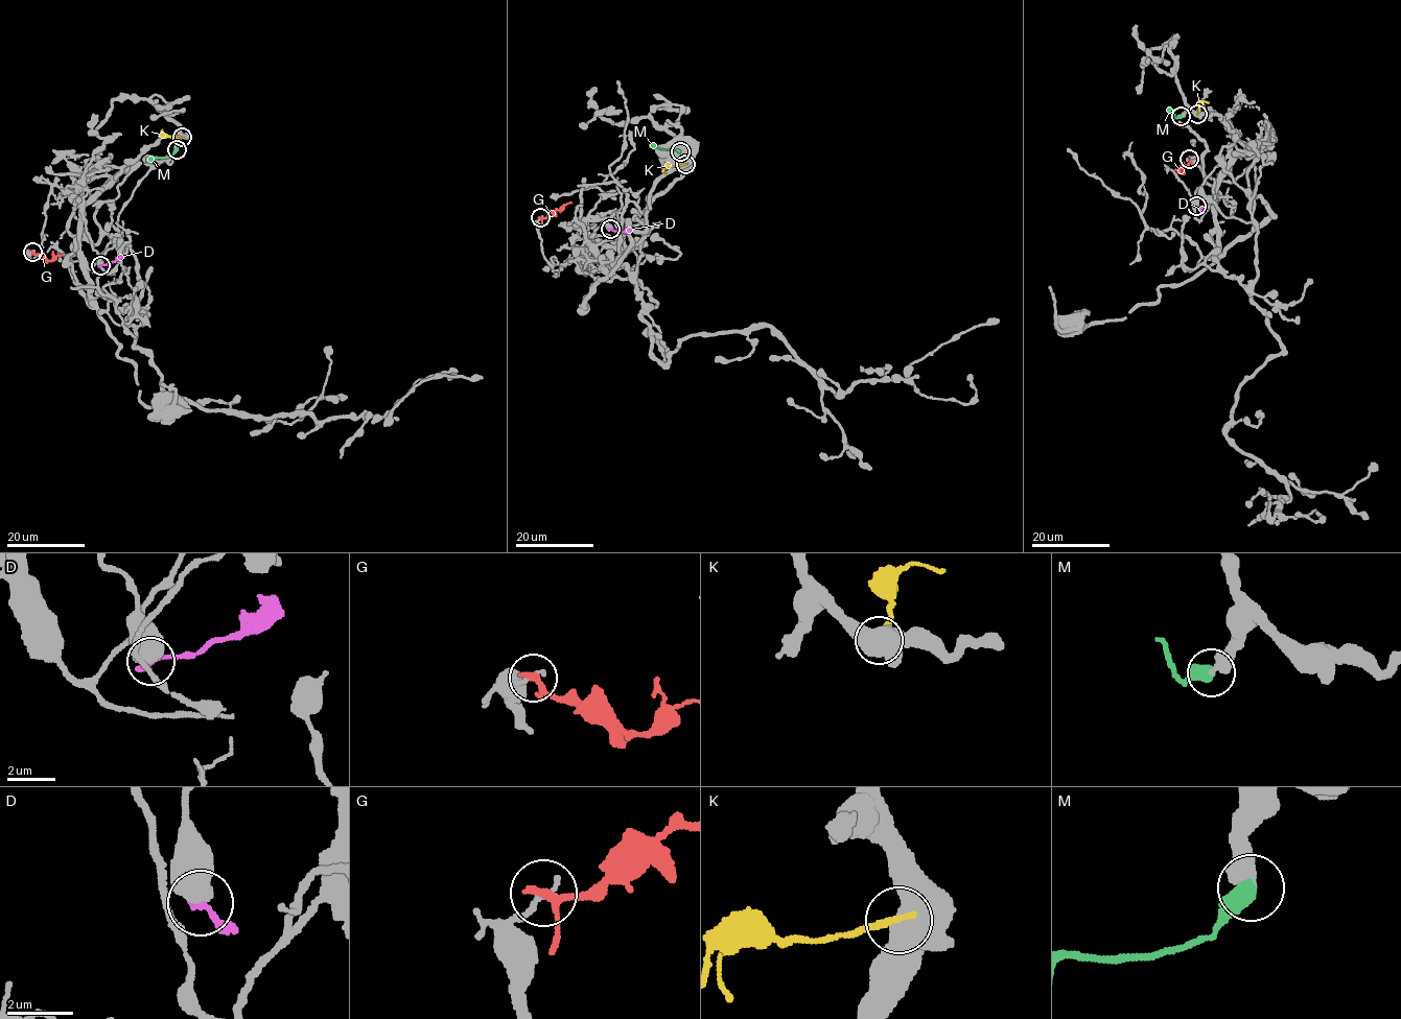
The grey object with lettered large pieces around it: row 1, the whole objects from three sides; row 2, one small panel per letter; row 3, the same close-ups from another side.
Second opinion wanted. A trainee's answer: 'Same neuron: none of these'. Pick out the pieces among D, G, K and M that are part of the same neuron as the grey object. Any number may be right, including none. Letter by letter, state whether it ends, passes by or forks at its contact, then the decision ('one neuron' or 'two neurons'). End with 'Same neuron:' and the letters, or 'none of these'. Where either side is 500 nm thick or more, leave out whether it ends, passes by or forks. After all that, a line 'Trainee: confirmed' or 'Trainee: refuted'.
D: two neurons
G: it passes by; two neurons
K: two neurons
M: one neuron
Same neuron: M
Trainee: refuted

